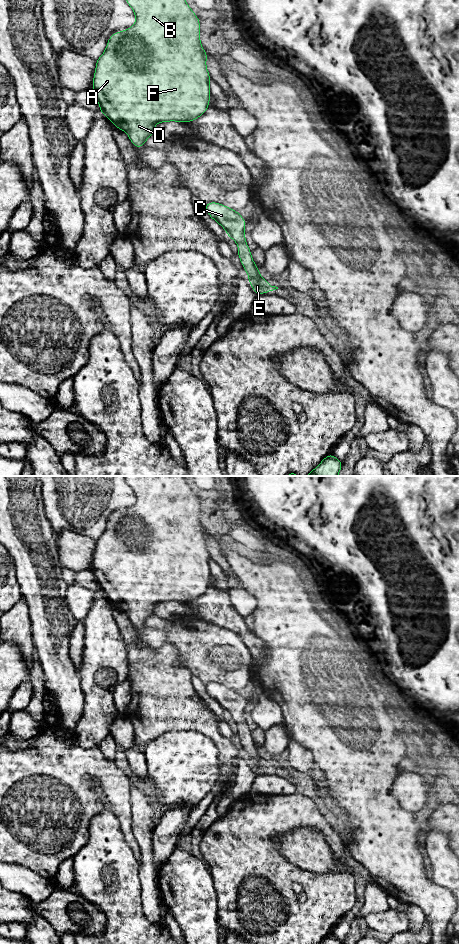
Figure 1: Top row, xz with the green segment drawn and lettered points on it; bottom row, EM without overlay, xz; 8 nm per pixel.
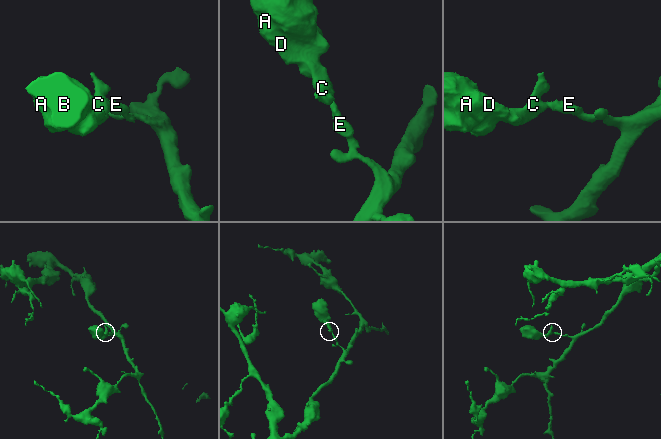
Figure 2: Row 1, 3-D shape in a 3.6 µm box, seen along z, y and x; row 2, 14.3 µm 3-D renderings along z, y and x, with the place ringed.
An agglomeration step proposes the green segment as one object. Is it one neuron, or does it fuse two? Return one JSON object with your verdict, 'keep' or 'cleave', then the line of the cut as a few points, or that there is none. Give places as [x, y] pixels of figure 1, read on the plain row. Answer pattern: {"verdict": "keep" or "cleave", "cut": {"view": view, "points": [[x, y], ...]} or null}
{"verdict": "keep", "cut": null}

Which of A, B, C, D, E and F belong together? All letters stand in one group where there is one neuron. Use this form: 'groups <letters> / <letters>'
groups A B C D E F

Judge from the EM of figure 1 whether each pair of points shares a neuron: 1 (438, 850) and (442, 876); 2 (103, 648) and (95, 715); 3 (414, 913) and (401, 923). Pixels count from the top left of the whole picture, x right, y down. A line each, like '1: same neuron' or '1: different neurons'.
1: same neuron
2: same neuron
3: different neurons

